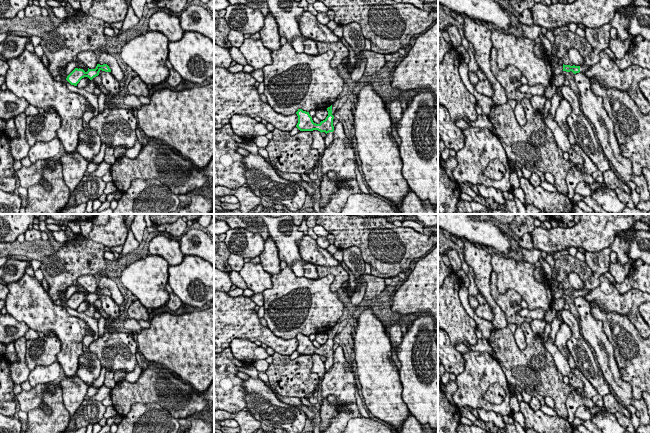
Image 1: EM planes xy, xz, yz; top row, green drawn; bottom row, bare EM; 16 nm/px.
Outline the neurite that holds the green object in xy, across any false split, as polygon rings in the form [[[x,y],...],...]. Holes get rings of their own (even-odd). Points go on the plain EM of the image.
[[[97,288],[95,293],[89,293],[88,295],[85,296],[83,293],[78,293],[75,292],[66,302],[66,304],[74,310],[77,310],[77,308],[80,306],[80,304],[84,301],[88,301],[90,304],[92,304],[94,301],[99,299],[100,295],[105,295],[105,296],[111,296],[111,293],[107,288]]]

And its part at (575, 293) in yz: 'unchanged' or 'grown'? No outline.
grown

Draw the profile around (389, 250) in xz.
[[[318,214],[316,224],[335,237],[334,244],[339,250],[357,246],[371,267],[371,275],[384,279],[405,273],[415,258],[425,255],[438,243],[438,235],[396,227],[385,217]]]

